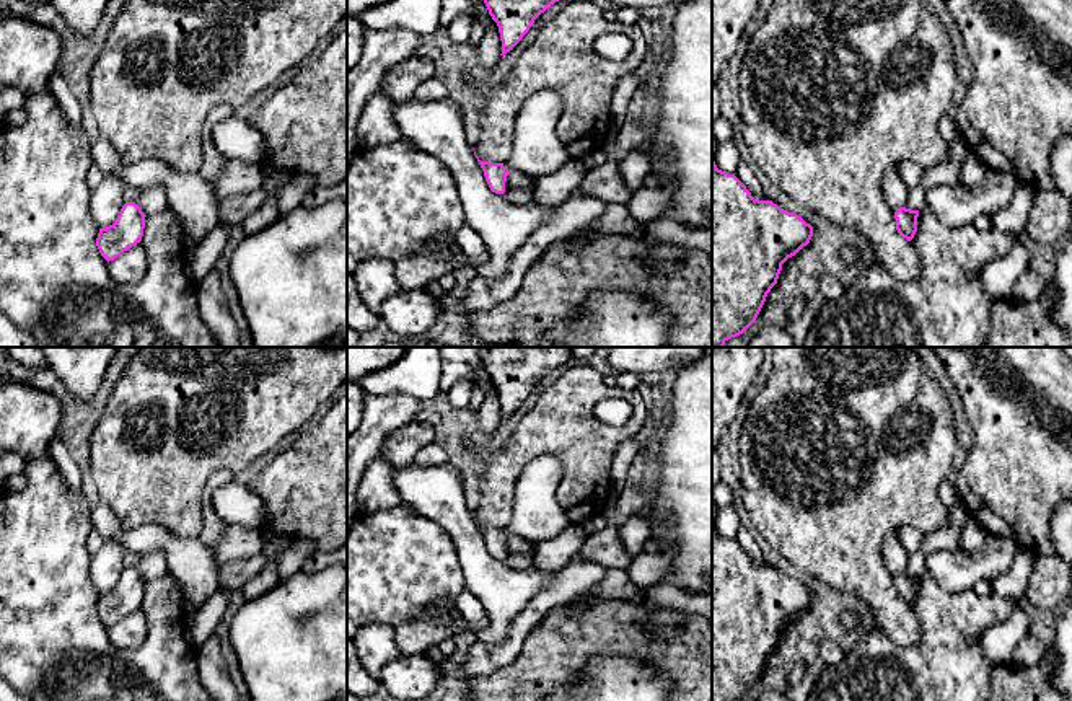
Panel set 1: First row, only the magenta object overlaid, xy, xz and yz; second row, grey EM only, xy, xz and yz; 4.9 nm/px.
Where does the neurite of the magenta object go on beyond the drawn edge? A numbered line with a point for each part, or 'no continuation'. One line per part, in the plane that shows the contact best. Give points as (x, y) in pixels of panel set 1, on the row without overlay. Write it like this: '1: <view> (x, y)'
1: xz (515, 543)

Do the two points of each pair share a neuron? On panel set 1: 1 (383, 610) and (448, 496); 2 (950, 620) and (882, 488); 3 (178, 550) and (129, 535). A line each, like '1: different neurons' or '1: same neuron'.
1: different neurons
2: different neurons
3: same neuron

